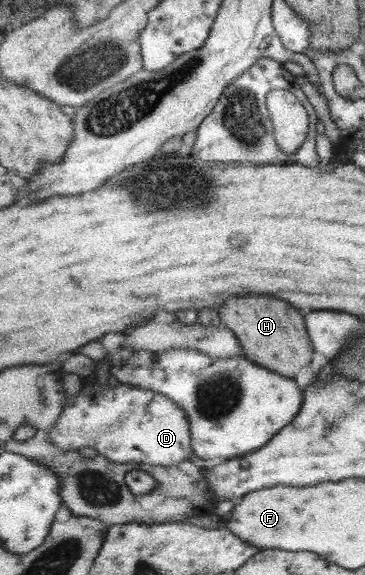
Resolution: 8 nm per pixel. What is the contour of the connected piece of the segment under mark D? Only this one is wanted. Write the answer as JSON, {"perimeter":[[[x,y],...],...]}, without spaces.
{"perimeter":[[[84,378],[80,394],[68,395],[61,419],[51,428],[49,435],[51,441],[65,451],[80,450],[82,446],[87,446],[117,463],[143,462],[154,466],[174,466],[188,459],[193,451],[189,415],[169,396],[113,381],[98,389],[96,379],[90,386],[88,379]]]}

